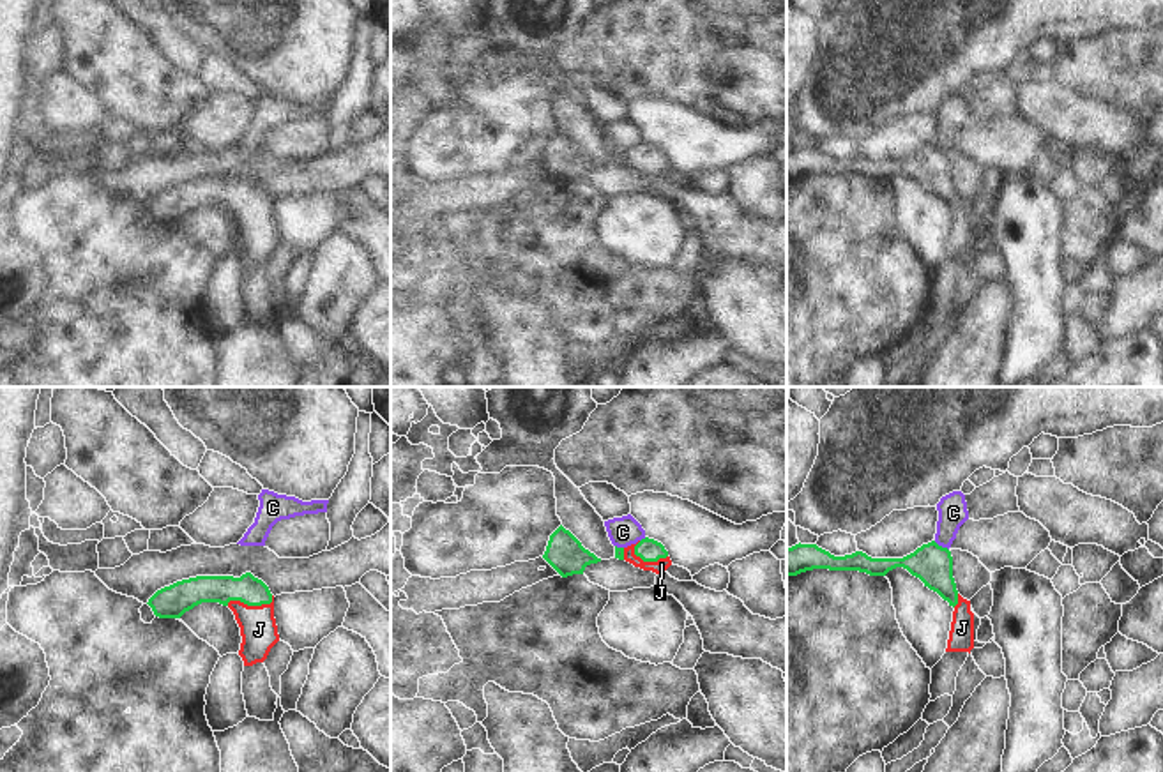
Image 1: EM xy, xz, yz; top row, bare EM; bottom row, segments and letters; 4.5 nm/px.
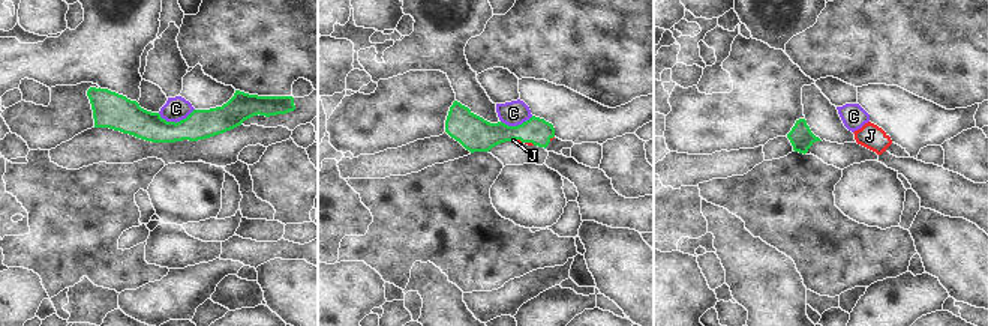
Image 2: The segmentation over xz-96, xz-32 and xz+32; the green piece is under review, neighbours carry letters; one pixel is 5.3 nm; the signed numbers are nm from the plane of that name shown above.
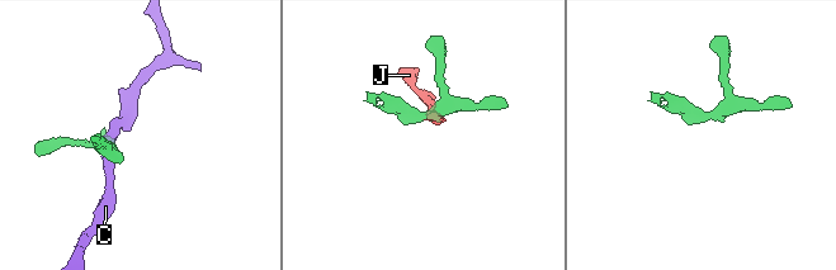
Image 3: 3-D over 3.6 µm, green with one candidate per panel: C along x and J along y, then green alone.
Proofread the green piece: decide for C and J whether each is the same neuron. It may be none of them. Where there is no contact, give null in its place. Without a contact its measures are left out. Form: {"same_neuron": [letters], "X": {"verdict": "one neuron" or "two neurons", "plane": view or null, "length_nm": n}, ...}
{"same_neuron": ["J"], "C": {"verdict": "two neurons", "plane": "yz", "length_nm": 80}, "J": {"verdict": "one neuron", "plane": "xy", "length_nm": 220}}

